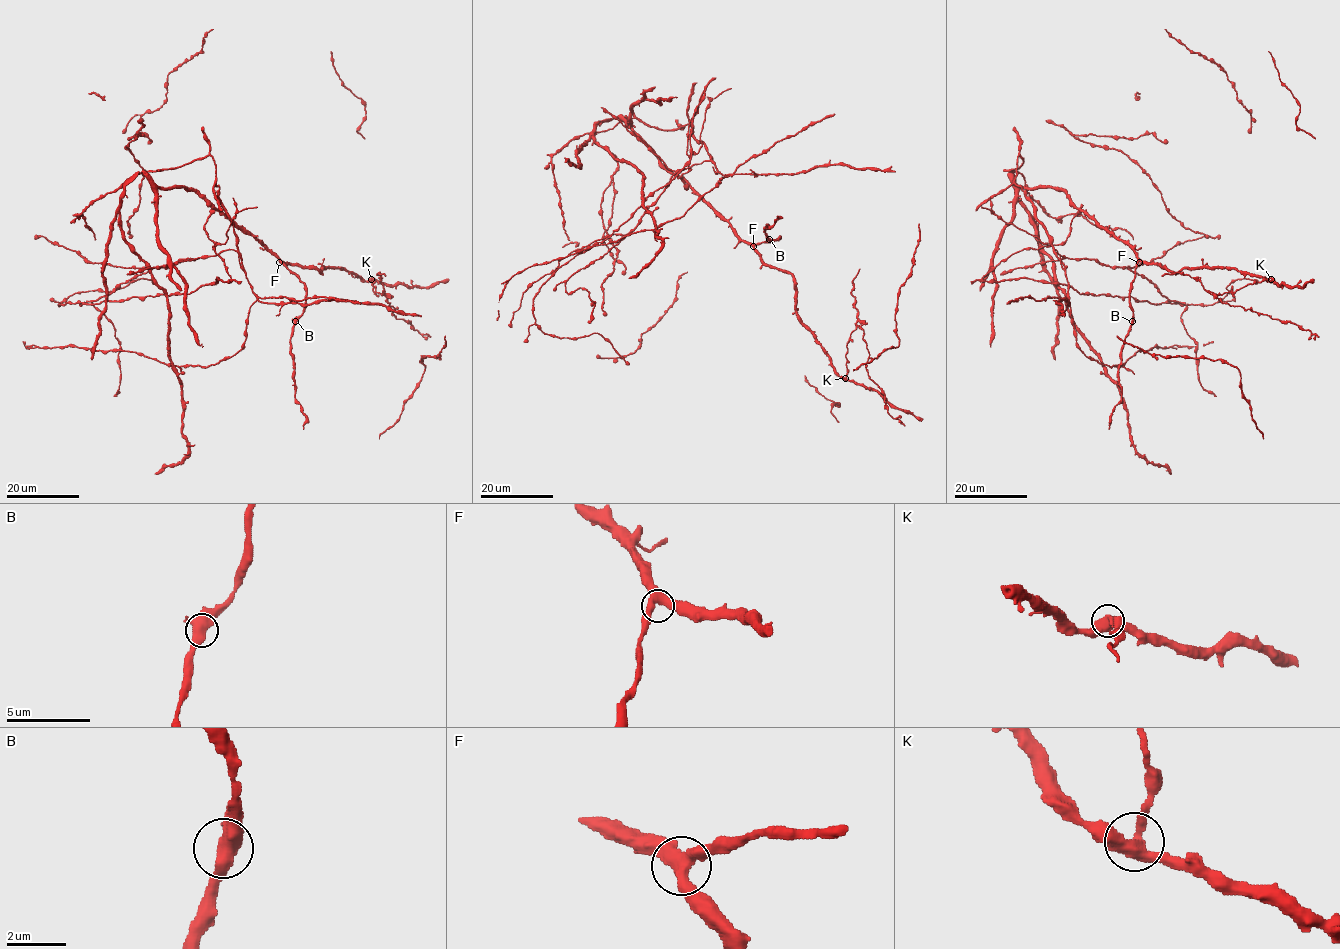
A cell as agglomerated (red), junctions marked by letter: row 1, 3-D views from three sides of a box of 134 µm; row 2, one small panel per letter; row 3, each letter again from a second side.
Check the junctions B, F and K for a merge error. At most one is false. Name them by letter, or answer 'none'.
K

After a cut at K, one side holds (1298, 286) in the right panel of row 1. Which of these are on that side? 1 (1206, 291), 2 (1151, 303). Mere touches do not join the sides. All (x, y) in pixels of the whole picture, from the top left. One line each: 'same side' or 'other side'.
1: other side
2: same side

